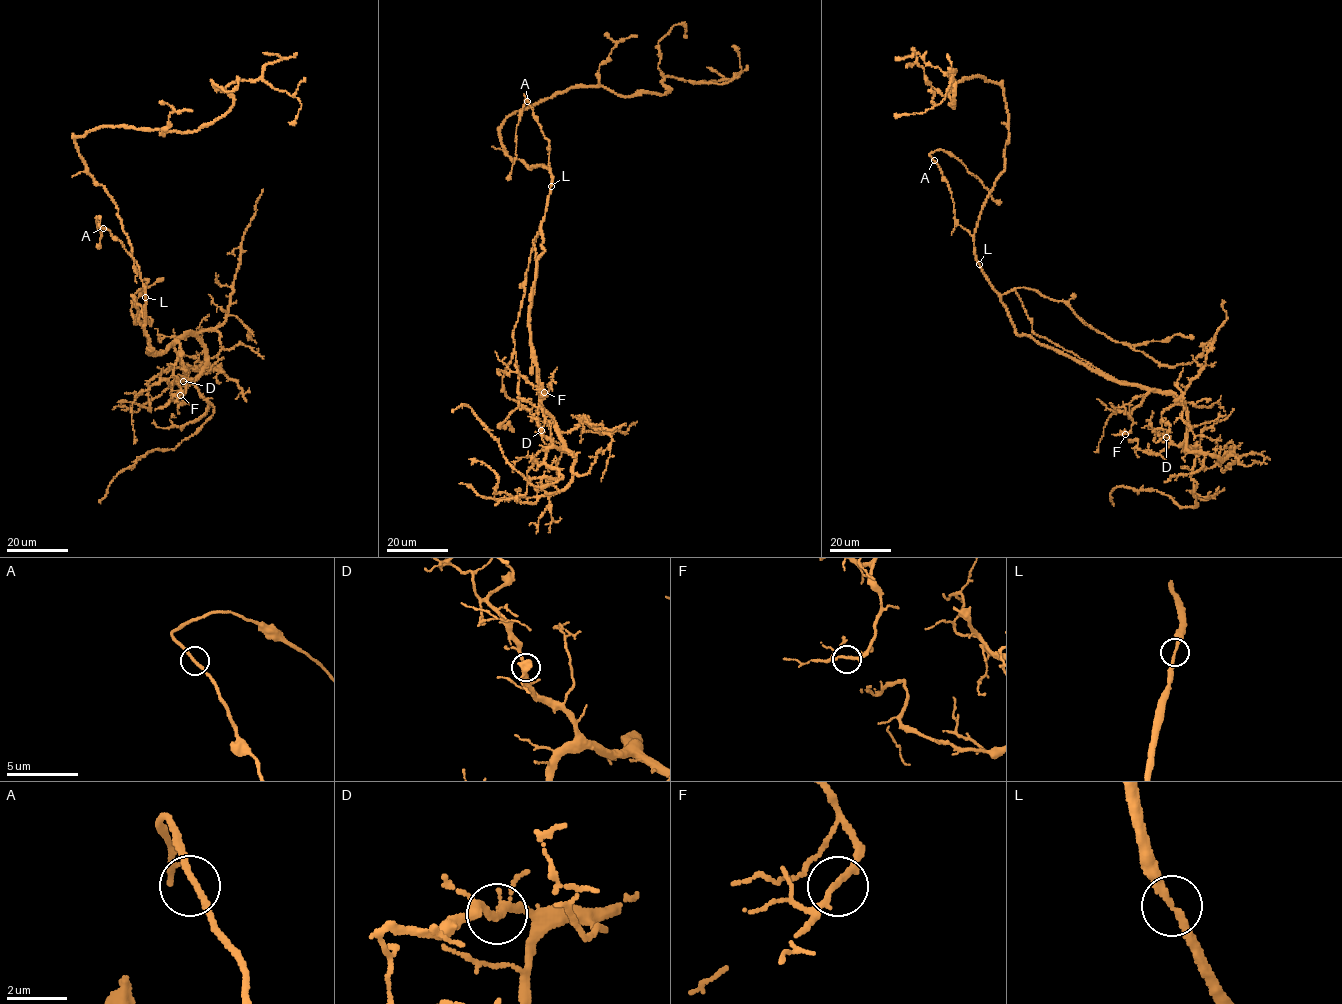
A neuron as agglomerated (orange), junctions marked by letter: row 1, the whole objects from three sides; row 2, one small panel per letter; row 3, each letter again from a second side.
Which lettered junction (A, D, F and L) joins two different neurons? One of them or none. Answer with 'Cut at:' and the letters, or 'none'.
Cut at: L

